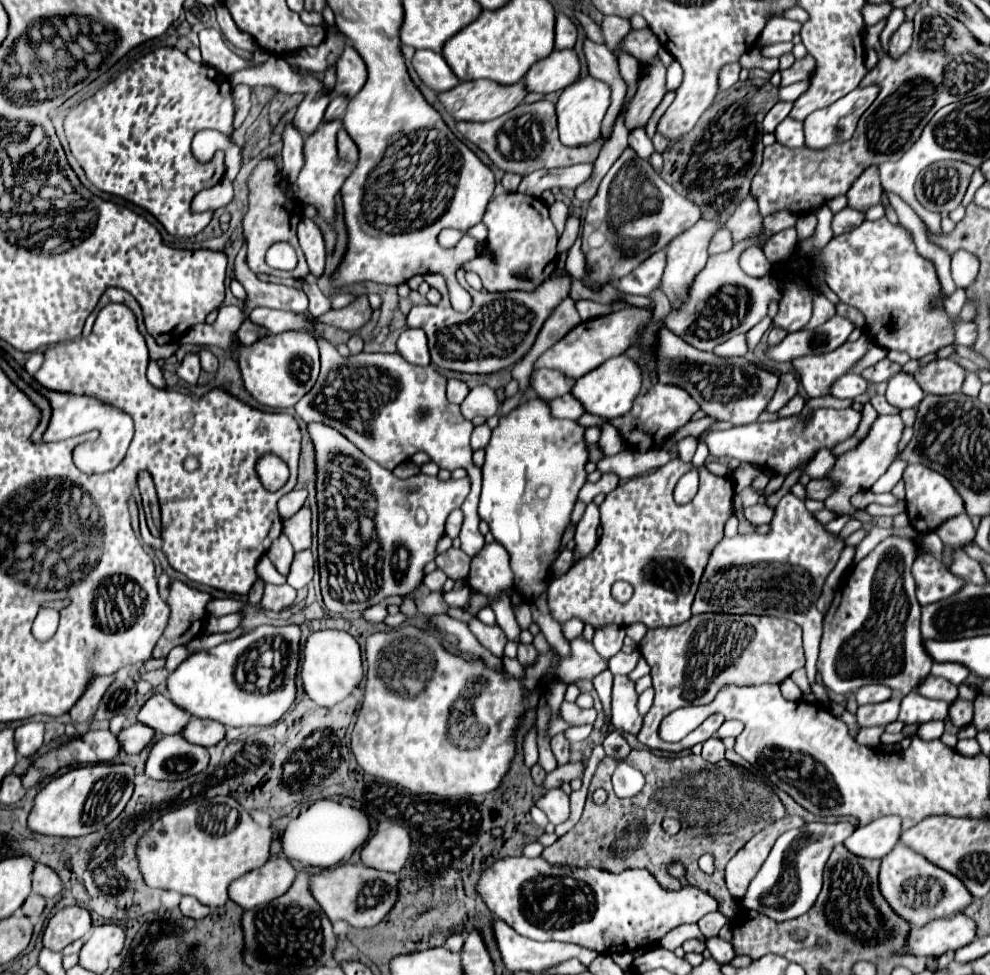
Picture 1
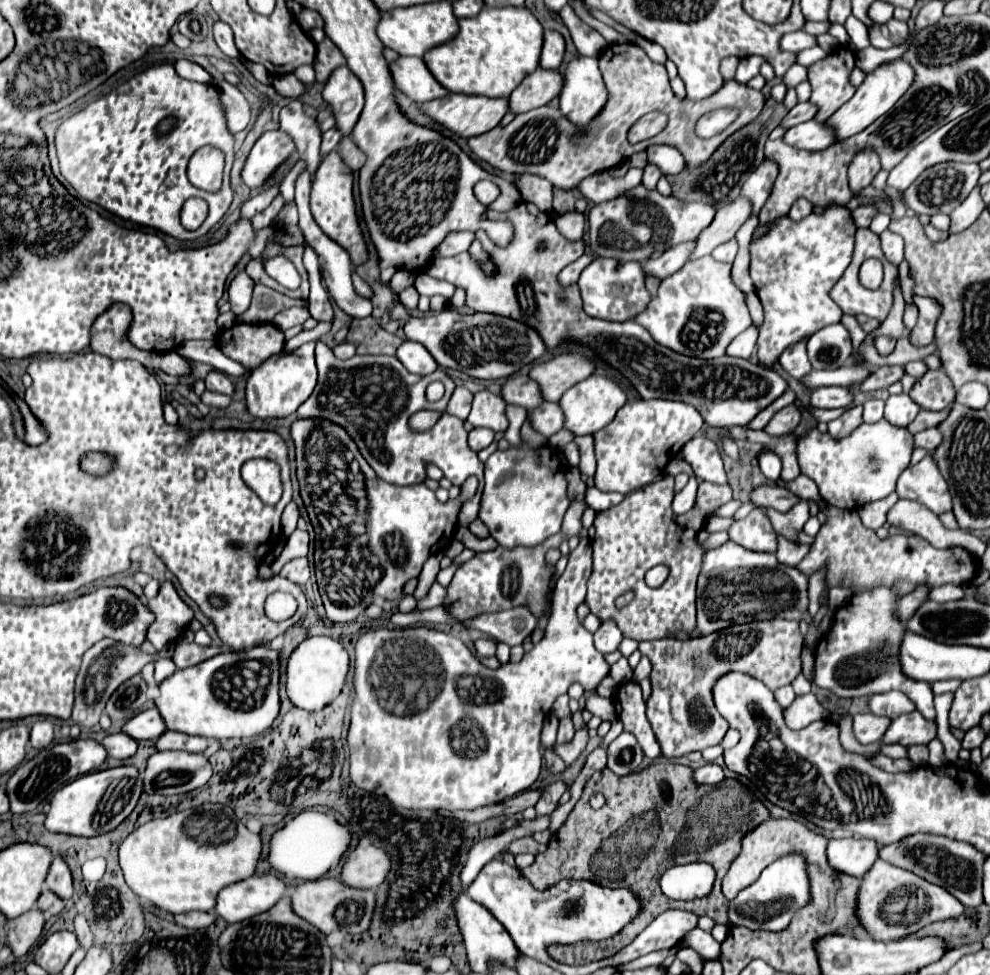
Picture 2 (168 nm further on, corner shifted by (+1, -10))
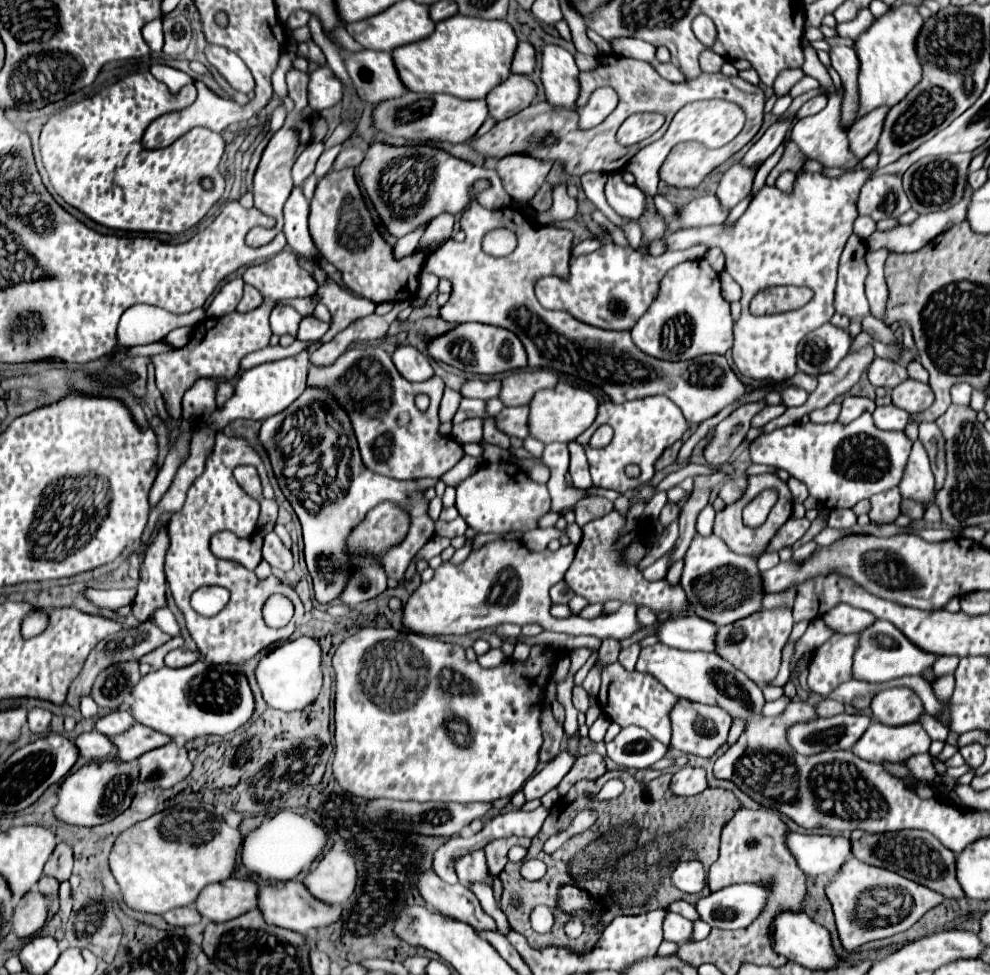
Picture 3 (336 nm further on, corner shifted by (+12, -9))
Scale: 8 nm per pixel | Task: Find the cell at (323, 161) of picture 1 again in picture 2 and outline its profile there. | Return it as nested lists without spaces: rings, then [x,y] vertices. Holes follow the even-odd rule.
[[[330,151],[320,161],[320,167],[312,179],[310,209],[312,209],[312,215],[314,215],[316,223],[320,225],[320,229],[350,253],[350,259],[354,265],[360,265],[368,259],[362,231],[360,231],[358,217],[356,217],[354,197],[352,197],[352,171],[344,165],[344,161],[340,159],[340,155],[336,151]]]

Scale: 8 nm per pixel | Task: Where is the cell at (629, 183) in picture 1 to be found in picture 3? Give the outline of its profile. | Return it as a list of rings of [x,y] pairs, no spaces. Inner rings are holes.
[[[715,194],[701,196],[691,200],[687,206],[679,210],[679,216],[669,222],[669,232],[675,232],[677,228],[691,228],[691,226],[711,226],[711,224],[721,224],[729,216],[723,206],[719,206],[719,198]]]

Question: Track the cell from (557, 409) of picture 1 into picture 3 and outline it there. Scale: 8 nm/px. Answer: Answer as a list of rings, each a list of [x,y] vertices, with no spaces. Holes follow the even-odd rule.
[[[527,406],[503,408],[495,416],[495,426],[499,426],[499,430],[503,430],[507,436],[515,436],[515,438],[523,440],[529,434],[529,430],[527,430],[527,416],[529,416],[529,408]]]

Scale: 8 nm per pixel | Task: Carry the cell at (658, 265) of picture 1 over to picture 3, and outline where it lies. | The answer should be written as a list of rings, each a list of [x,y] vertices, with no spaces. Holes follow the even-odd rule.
[[[857,166],[857,170],[847,172],[839,178],[827,178],[823,174],[811,174],[803,172],[793,182],[793,192],[781,192],[777,186],[763,186],[757,196],[751,200],[749,208],[743,212],[743,216],[735,224],[719,224],[719,226],[703,226],[703,228],[683,228],[669,232],[665,236],[669,250],[685,250],[697,244],[705,244],[707,248],[721,248],[727,262],[729,262],[729,274],[733,280],[743,288],[741,296],[741,318],[733,326],[733,362],[739,370],[739,374],[751,382],[779,382],[785,378],[791,378],[797,372],[795,366],[795,348],[799,340],[819,328],[821,324],[827,324],[833,316],[833,298],[835,298],[835,282],[837,282],[837,264],[841,250],[847,242],[847,238],[853,234],[853,222],[859,216],[857,214],[857,198],[861,186],[869,180],[873,170]],[[767,286],[807,286],[813,290],[813,298],[807,302],[807,306],[791,312],[781,312],[775,316],[751,316],[749,314],[749,302],[751,298],[767,288]]]

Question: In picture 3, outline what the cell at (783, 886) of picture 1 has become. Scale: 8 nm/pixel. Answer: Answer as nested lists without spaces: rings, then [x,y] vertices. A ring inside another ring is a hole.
[[[733,884],[705,898],[699,898],[695,910],[703,922],[715,928],[745,928],[765,908],[767,886]]]

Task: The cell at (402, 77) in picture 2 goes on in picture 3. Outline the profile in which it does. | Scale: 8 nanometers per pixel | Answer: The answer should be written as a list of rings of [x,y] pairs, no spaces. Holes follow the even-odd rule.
[[[361,50],[355,54],[347,54],[345,68],[359,98],[365,102],[375,104],[387,98],[399,98],[407,92],[397,76],[389,52]]]

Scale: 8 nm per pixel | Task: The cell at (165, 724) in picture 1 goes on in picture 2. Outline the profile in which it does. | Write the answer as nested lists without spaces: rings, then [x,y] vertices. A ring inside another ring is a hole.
[[[146,709],[142,713],[138,713],[136,717],[132,717],[124,727],[124,733],[128,733],[132,739],[136,741],[144,741],[144,739],[158,739],[158,735],[166,733],[166,723],[162,723],[162,715],[158,715],[158,709]]]

